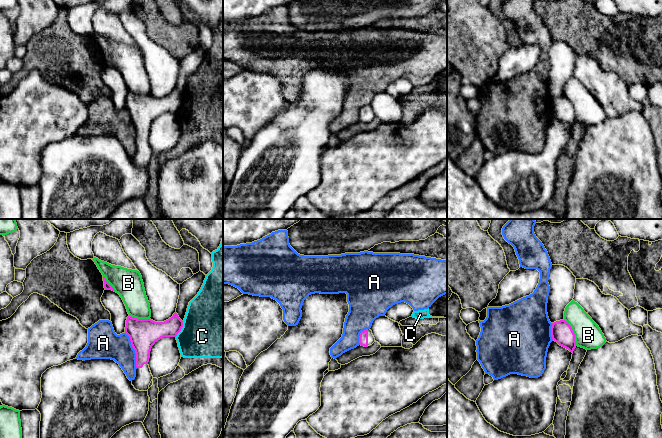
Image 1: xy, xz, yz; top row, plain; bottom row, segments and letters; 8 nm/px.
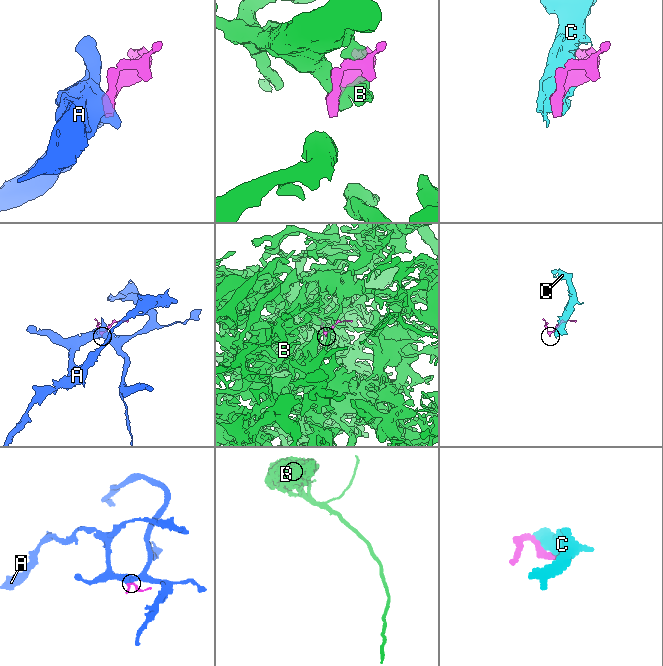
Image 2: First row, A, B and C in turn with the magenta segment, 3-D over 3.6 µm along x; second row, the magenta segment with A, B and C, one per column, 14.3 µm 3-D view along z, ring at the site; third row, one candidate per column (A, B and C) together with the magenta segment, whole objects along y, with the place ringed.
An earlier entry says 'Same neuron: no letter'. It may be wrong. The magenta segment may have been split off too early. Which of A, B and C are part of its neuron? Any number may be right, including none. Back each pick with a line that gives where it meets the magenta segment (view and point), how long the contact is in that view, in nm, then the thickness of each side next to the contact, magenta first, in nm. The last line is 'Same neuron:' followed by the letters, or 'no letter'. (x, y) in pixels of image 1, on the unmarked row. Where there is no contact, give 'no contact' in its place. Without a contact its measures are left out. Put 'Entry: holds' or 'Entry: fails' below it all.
Same neuron: no letter
Entry: holds

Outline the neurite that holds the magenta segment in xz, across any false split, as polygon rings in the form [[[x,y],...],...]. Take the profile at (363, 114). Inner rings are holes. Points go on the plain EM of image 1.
[[[366,105],[360,109],[359,119],[361,122],[368,123],[375,118],[375,114],[370,105]]]

